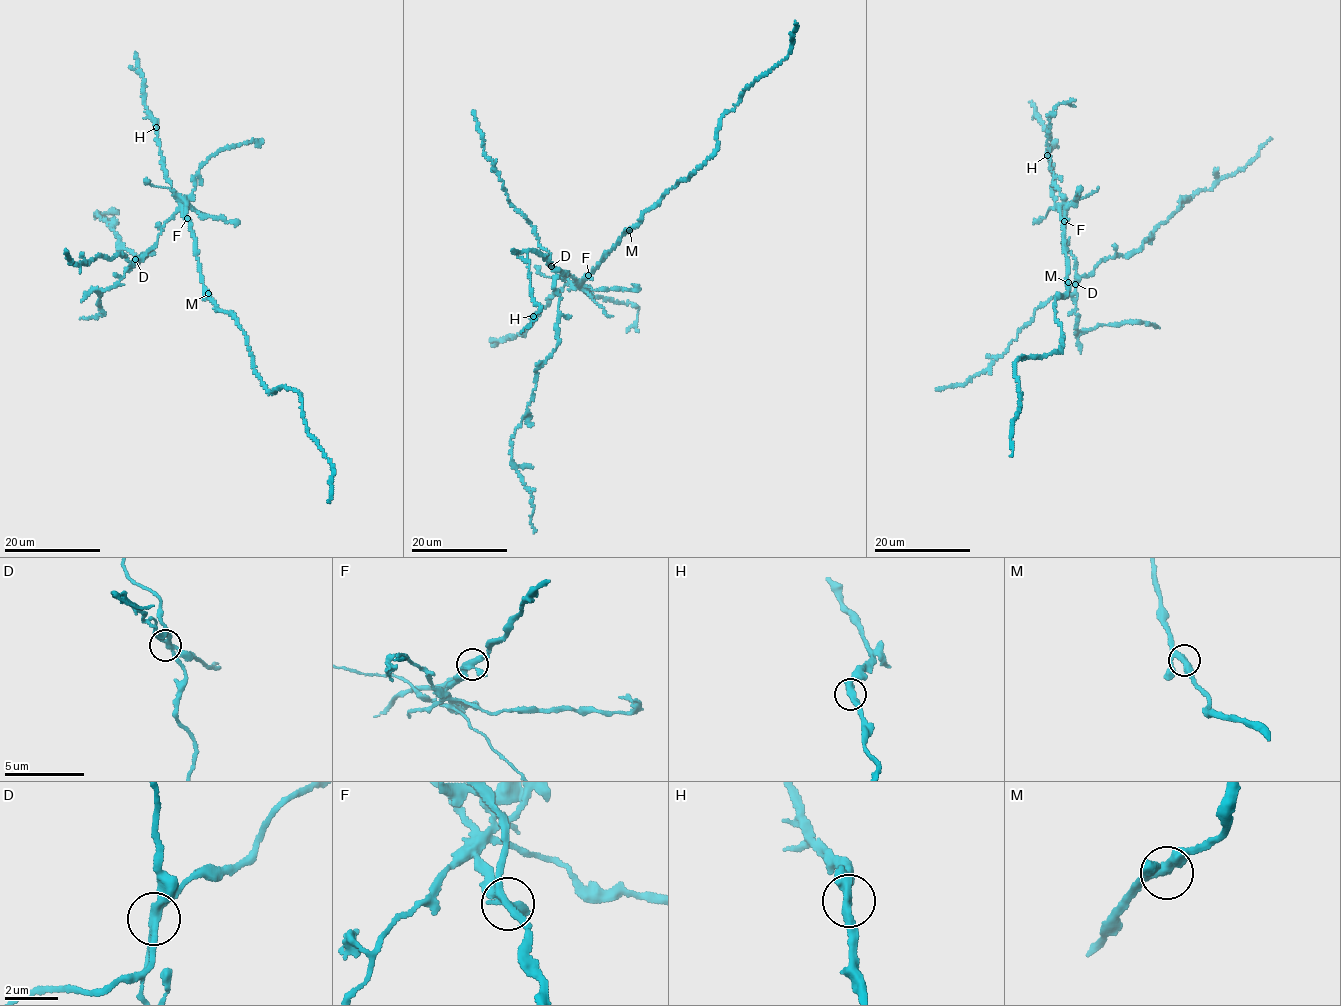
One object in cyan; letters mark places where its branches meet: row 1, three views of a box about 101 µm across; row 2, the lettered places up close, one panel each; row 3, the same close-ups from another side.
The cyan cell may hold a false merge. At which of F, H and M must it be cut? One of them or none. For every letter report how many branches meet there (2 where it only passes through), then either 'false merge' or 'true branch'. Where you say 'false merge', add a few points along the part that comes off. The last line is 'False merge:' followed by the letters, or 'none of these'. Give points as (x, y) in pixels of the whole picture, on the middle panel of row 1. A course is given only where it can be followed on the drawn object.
F: 3 | false merge | (588, 275), (578, 282), (558, 270), (559, 342), (537, 371), (511, 441), (512, 460), (531, 495), (533, 534)
H: 3 | true branch
M: 3 | true branch
False merge: F

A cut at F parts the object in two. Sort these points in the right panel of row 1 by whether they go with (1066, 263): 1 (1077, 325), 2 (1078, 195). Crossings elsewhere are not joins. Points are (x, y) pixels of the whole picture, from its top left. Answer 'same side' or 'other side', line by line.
1: other side
2: other side

